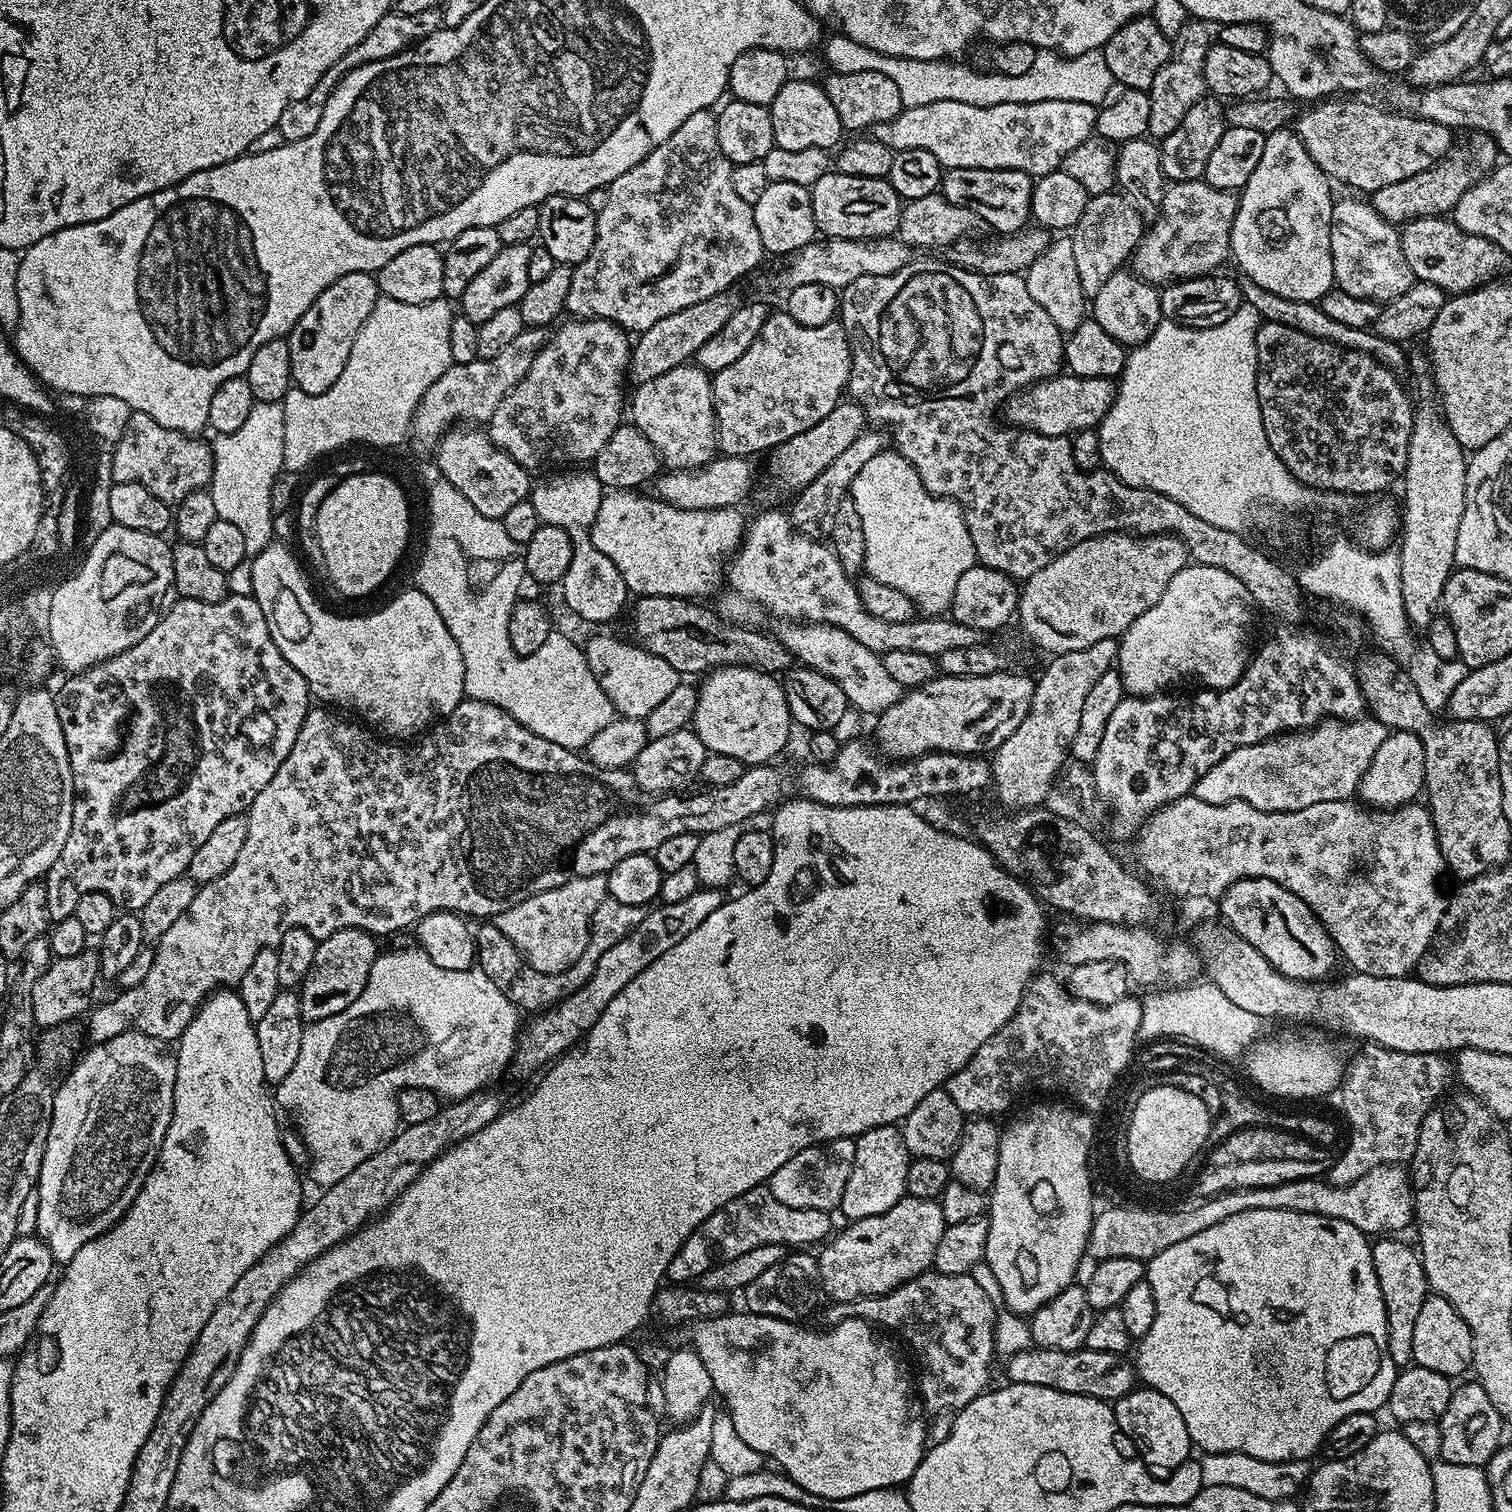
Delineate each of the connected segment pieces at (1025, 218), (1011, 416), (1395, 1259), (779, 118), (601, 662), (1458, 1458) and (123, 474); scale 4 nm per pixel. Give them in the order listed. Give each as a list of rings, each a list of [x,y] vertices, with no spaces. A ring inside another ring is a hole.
[[[949,168],[942,176],[942,195],[970,210],[977,221],[989,224],[996,234],[1015,234],[1029,223],[1032,215],[1033,177],[1022,170],[986,170],[985,168]]]
[[[1057,374],[1009,396],[1002,409],[1002,416],[1014,428],[1041,432],[1044,436],[1068,436],[1100,425],[1114,402],[1117,387],[1115,379]]]
[[[1388,1234],[1372,1244],[1374,1274],[1378,1274],[1378,1286],[1382,1290],[1382,1302],[1386,1306],[1386,1326],[1388,1327],[1388,1349],[1390,1358],[1397,1369],[1403,1370],[1413,1363],[1414,1325],[1418,1319],[1418,1310],[1422,1302],[1430,1295],[1426,1270],[1420,1261],[1419,1251],[1406,1241]]]
[[[788,79],[782,90],[778,90],[778,98],[774,98],[770,111],[774,126],[774,145],[782,150],[832,150],[841,143],[840,135],[845,135],[846,132],[838,118],[838,110],[834,110],[823,83],[817,81],[815,84],[812,80]]]
[[[596,634],[585,642],[584,656],[603,693],[610,698],[613,709],[625,719],[645,719],[674,692],[674,687],[682,682],[682,676],[664,658],[637,645],[629,645],[608,634]]]
[[[1457,1383],[1453,1387],[1450,1406],[1446,1406],[1446,1414],[1442,1414],[1439,1418],[1438,1423],[1442,1430],[1440,1459],[1454,1462],[1458,1466],[1484,1468],[1492,1455],[1502,1446],[1506,1420],[1498,1410],[1494,1410],[1490,1397],[1486,1395],[1486,1390],[1482,1390],[1480,1383],[1471,1383]]]
[[[133,412],[120,441],[112,448],[113,476],[117,484],[138,482],[169,506],[180,503],[186,494],[212,483],[212,450],[209,441],[158,426],[150,414]]]

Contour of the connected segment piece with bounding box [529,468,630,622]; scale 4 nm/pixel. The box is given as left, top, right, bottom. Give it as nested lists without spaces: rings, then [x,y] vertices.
[[[586,468],[560,470],[542,481],[533,483],[529,500],[537,511],[541,523],[566,530],[572,544],[570,567],[561,580],[567,606],[578,616],[590,622],[614,619],[630,598],[625,579],[614,562],[594,546],[592,530],[598,509],[604,497],[604,487],[593,471]]]

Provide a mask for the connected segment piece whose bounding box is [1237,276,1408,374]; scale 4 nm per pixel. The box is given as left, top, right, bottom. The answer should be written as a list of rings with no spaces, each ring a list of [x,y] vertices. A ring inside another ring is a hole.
[[[1241,277],[1237,284],[1240,288],[1240,294],[1243,301],[1258,311],[1261,319],[1266,322],[1278,322],[1280,325],[1290,326],[1292,329],[1301,330],[1304,334],[1310,334],[1314,338],[1322,338],[1323,341],[1329,341],[1331,344],[1340,345],[1346,349],[1354,349],[1374,357],[1380,364],[1386,365],[1395,373],[1401,373],[1408,366],[1408,356],[1404,354],[1405,349],[1392,340],[1383,339],[1381,336],[1358,327],[1345,326],[1342,322],[1337,322],[1330,318],[1328,314],[1321,311],[1319,305],[1313,301],[1292,300],[1282,298],[1281,295],[1272,294],[1258,286],[1256,282],[1248,277]]]

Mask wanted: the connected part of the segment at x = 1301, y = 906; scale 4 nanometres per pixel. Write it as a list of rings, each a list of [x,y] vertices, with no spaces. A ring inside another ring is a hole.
[[[1239,880],[1234,882],[1219,897],[1220,912],[1223,923],[1233,928],[1243,940],[1250,942],[1254,950],[1262,954],[1270,962],[1272,968],[1295,980],[1323,981],[1333,975],[1332,967],[1338,961],[1336,944],[1332,941],[1332,935],[1324,928],[1324,924],[1312,912],[1312,908],[1302,898],[1295,896],[1290,890],[1286,890],[1278,882],[1273,880]]]

